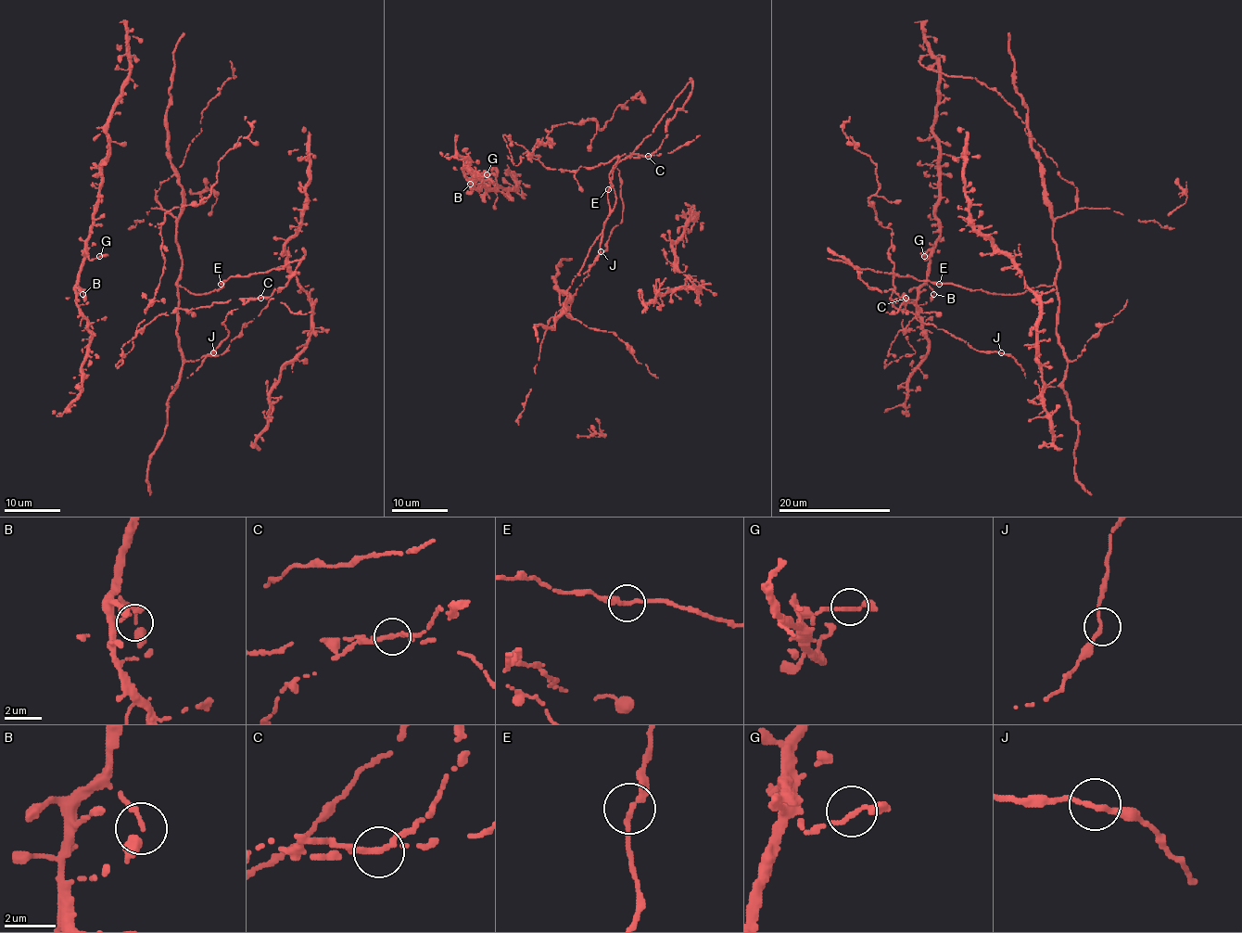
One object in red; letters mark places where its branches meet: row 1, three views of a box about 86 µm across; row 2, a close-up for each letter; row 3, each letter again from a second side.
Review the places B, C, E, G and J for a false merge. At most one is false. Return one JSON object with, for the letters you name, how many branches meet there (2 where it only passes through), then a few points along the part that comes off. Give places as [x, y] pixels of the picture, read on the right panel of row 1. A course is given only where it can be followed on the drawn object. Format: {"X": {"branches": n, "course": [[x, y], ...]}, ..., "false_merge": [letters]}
{"C": {"branches": 2, "course": [[906, 298], [921, 309], [903, 328], [890, 297], [892, 230], [869, 202], [876, 166], [842, 131], [849, 117]]}, "false_merge": ["C"]}

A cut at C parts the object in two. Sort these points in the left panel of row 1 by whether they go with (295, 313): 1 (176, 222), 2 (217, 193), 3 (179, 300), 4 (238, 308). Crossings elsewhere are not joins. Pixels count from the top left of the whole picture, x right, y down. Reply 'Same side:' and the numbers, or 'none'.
Same side: none

